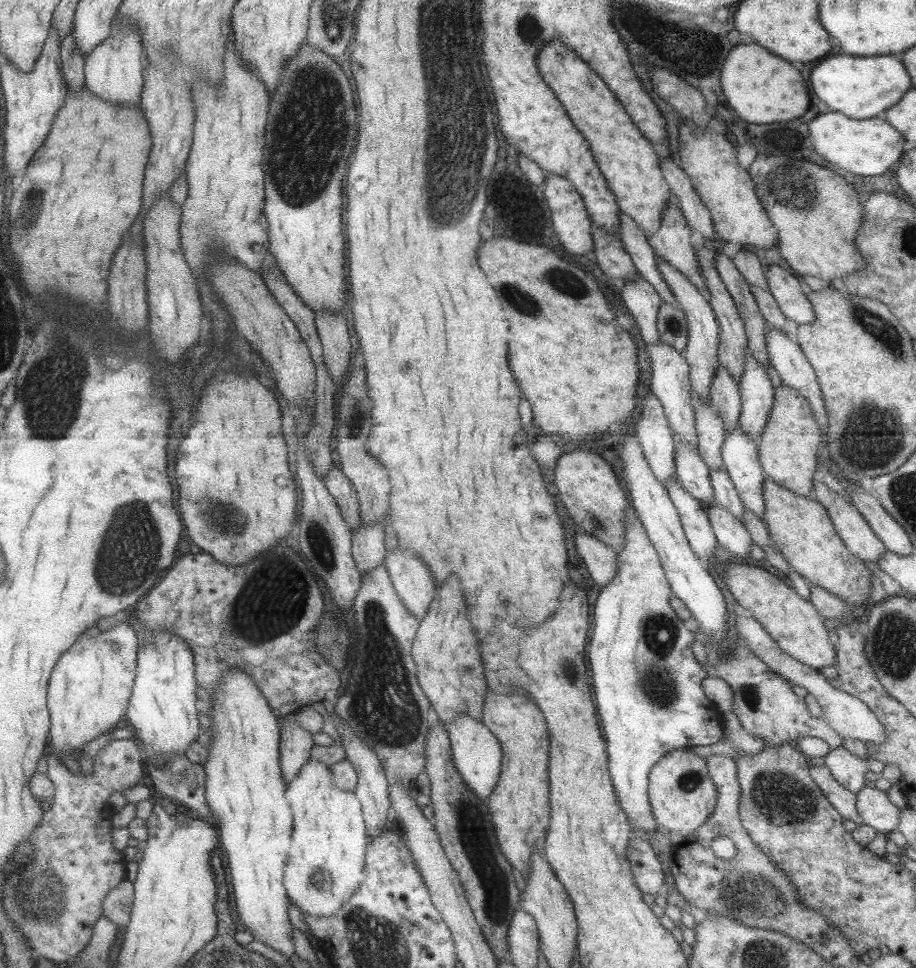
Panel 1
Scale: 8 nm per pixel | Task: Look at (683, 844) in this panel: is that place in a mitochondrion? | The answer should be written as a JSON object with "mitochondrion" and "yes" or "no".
{"mitochondrion":"no"}

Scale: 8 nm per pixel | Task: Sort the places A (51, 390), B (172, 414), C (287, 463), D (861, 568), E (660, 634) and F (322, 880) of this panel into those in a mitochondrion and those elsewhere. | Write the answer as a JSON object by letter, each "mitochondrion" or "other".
{"A":"mitochondrion","B":"other","C":"other","D":"other","E":"mitochondrion","F":"mitochondrion"}

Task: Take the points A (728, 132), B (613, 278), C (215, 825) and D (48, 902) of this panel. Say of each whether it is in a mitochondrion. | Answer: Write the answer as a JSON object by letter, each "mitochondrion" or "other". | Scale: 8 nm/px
{"A":"other","B":"other","C":"other","D":"mitochondrion"}

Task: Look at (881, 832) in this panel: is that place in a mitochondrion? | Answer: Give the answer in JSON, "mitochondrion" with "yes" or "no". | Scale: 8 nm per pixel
{"mitochondrion":"no"}

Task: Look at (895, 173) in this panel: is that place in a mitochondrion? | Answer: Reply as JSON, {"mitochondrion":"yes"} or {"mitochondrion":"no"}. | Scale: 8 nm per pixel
{"mitochondrion":"no"}

